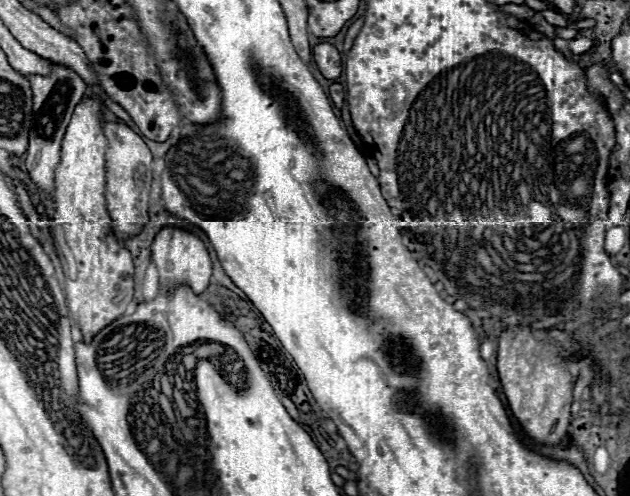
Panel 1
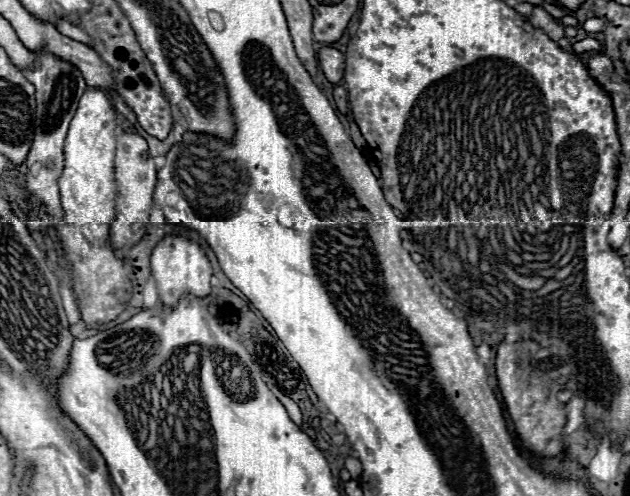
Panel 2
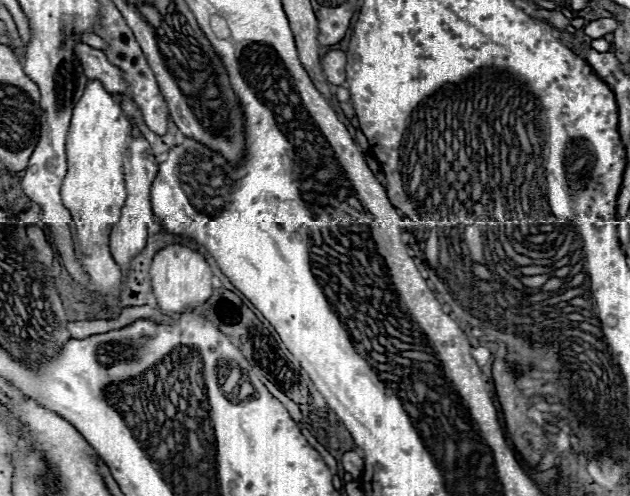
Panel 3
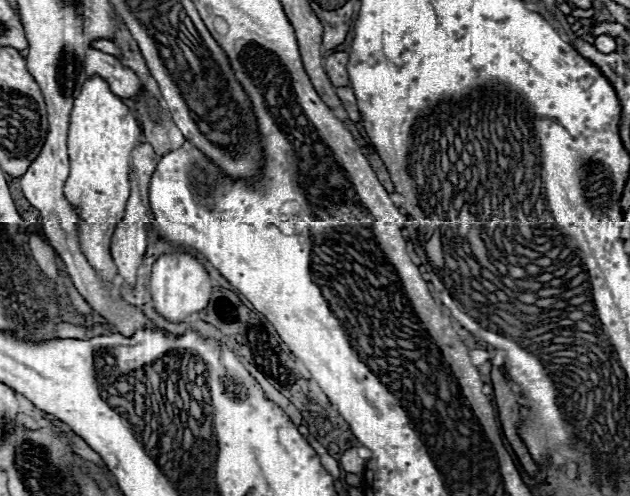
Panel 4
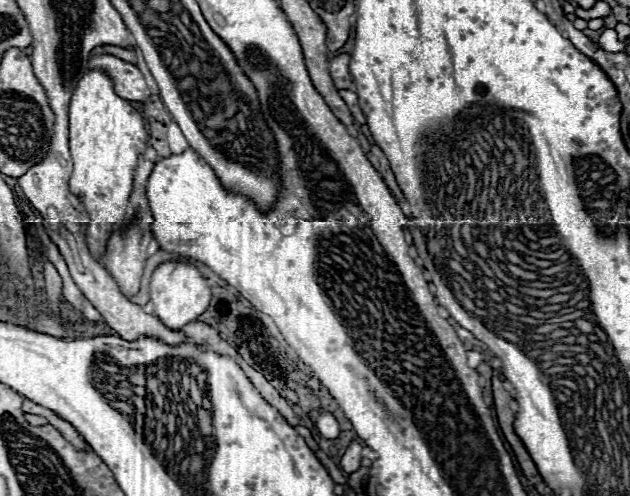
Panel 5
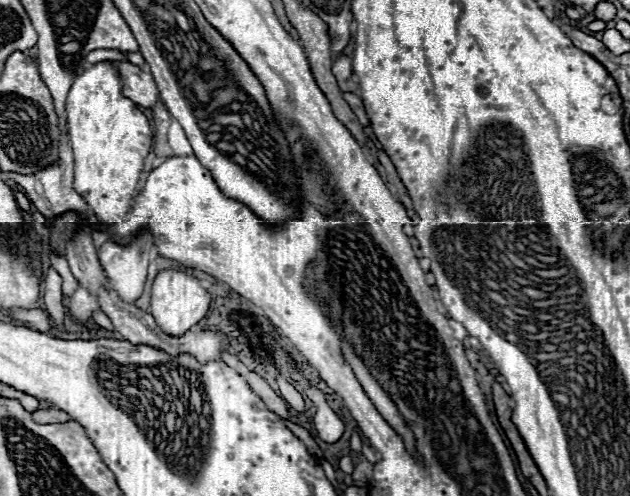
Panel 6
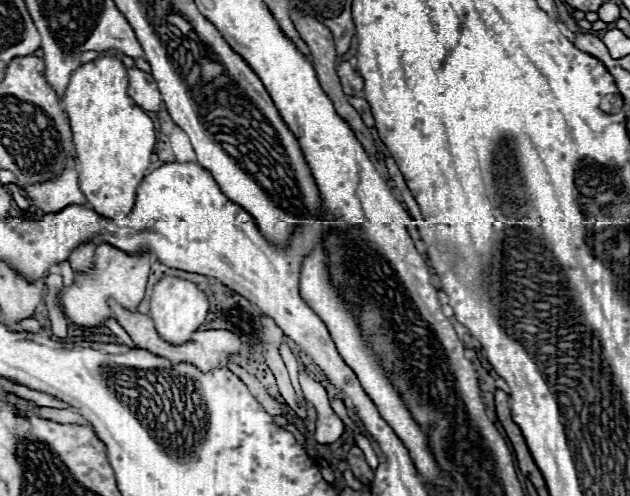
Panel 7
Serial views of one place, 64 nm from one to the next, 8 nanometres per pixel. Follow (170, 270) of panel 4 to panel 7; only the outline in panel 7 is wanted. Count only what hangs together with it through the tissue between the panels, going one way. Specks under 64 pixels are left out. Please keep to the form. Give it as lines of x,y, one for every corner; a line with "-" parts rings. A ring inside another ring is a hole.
164,276
152,292
152,302
150,302
150,316
156,324
158,334
166,338
166,342
182,344
198,326
206,320
208,314
208,296
190,280
176,278
176,276

